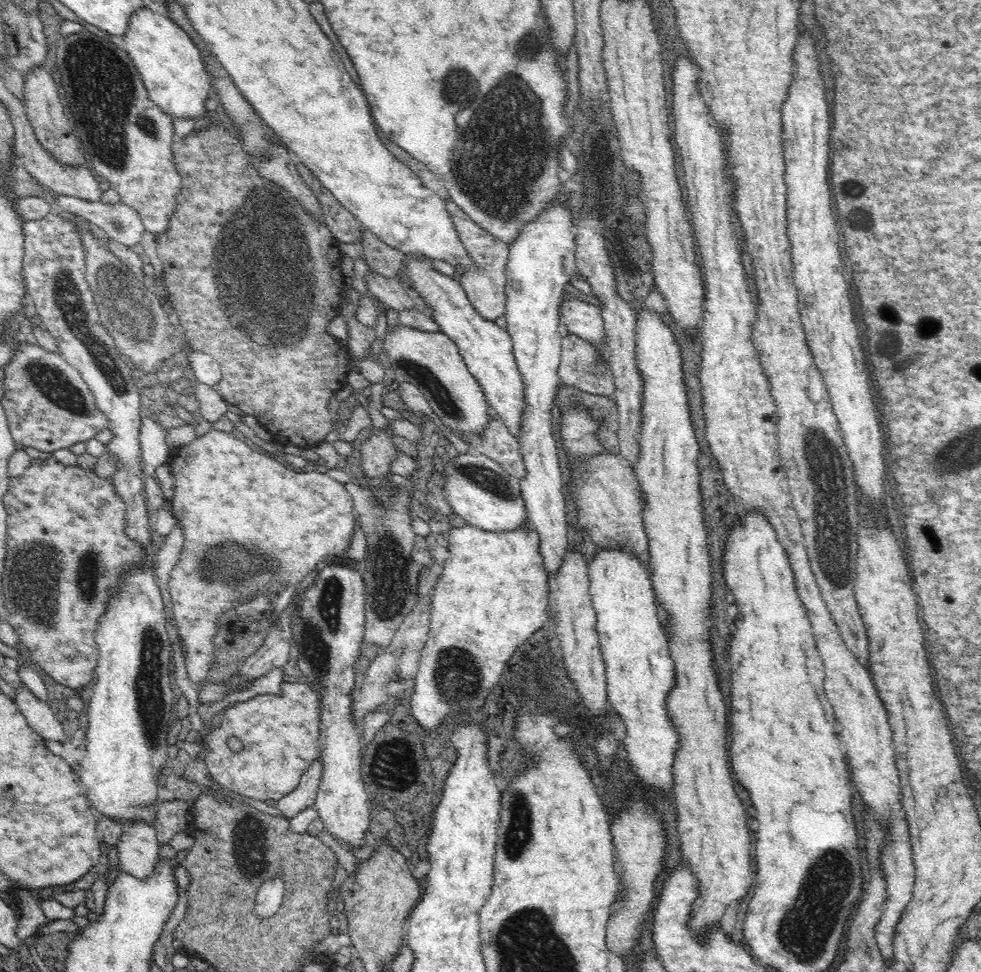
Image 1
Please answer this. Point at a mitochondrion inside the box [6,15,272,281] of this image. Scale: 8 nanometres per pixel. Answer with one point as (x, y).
(109, 104)

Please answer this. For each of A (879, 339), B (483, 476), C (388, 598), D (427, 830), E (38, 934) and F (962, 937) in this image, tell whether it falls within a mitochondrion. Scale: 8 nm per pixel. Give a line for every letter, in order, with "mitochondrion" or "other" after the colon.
A: other
B: mitochondrion
C: mitochondrion
D: other
E: other
F: other

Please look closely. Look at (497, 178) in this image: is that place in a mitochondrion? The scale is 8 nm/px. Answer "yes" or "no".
yes

